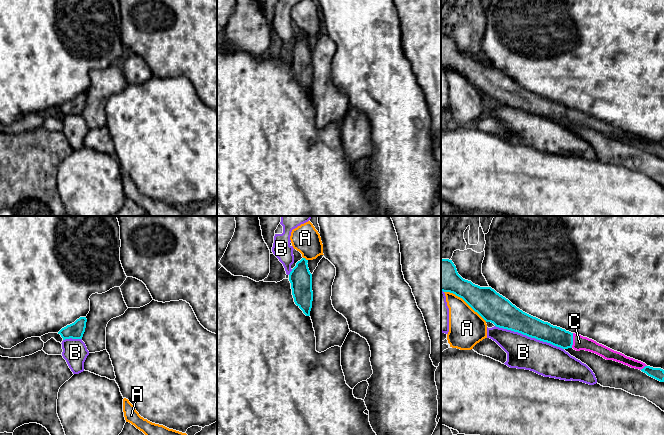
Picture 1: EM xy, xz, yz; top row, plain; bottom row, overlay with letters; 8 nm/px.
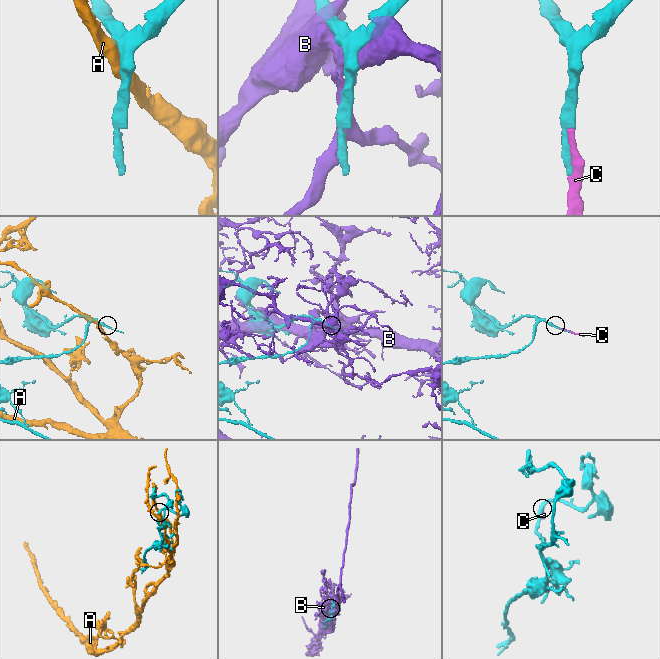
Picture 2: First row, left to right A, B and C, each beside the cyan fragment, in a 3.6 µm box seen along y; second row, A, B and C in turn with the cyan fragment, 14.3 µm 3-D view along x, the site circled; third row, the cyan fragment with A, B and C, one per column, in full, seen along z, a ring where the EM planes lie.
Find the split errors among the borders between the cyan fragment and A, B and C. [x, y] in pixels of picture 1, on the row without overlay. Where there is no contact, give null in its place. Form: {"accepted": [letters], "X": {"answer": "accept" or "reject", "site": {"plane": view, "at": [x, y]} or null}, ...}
{"accepted": ["C"], "A": {"answer": "reject", "site": {"plane": "yz", "at": [465, 77]}}, "B": {"answer": "reject", "site": {"plane": "yz", "at": [529, 112]}}, "C": {"answer": "accept", "site": {"plane": "yz", "at": [572, 116]}}}

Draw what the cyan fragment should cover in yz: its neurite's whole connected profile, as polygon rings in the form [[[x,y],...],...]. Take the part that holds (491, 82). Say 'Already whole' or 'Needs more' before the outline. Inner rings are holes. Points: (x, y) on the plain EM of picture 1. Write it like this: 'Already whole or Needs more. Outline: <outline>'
Needs more. Outline: [[[441,35],[441,67],[462,74],[486,98],[491,98],[496,103],[518,108],[562,125],[589,127],[606,136],[639,145],[648,152],[664,158],[663,145],[647,142],[592,115],[553,102],[523,88],[491,63],[480,63],[463,55],[449,35]]]

